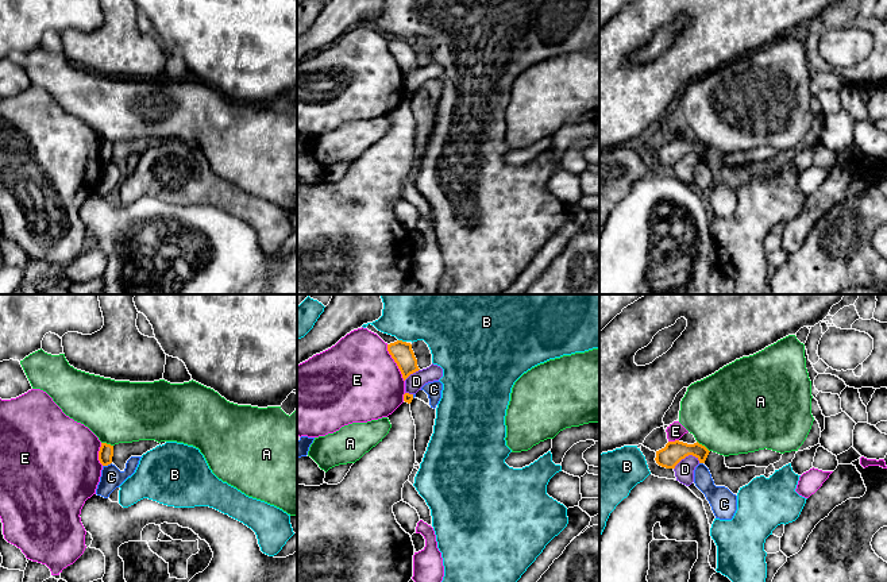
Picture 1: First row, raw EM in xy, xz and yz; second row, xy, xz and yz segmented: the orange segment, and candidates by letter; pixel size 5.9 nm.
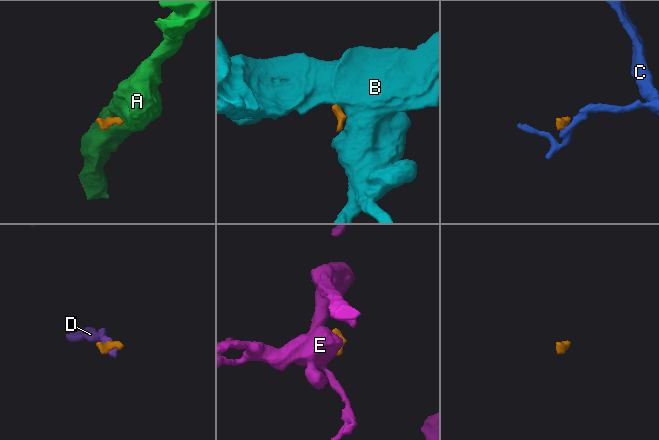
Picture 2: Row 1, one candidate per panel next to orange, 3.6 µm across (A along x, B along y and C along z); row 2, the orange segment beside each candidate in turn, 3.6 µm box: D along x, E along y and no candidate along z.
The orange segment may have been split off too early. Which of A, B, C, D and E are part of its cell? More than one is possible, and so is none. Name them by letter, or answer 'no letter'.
no letter

